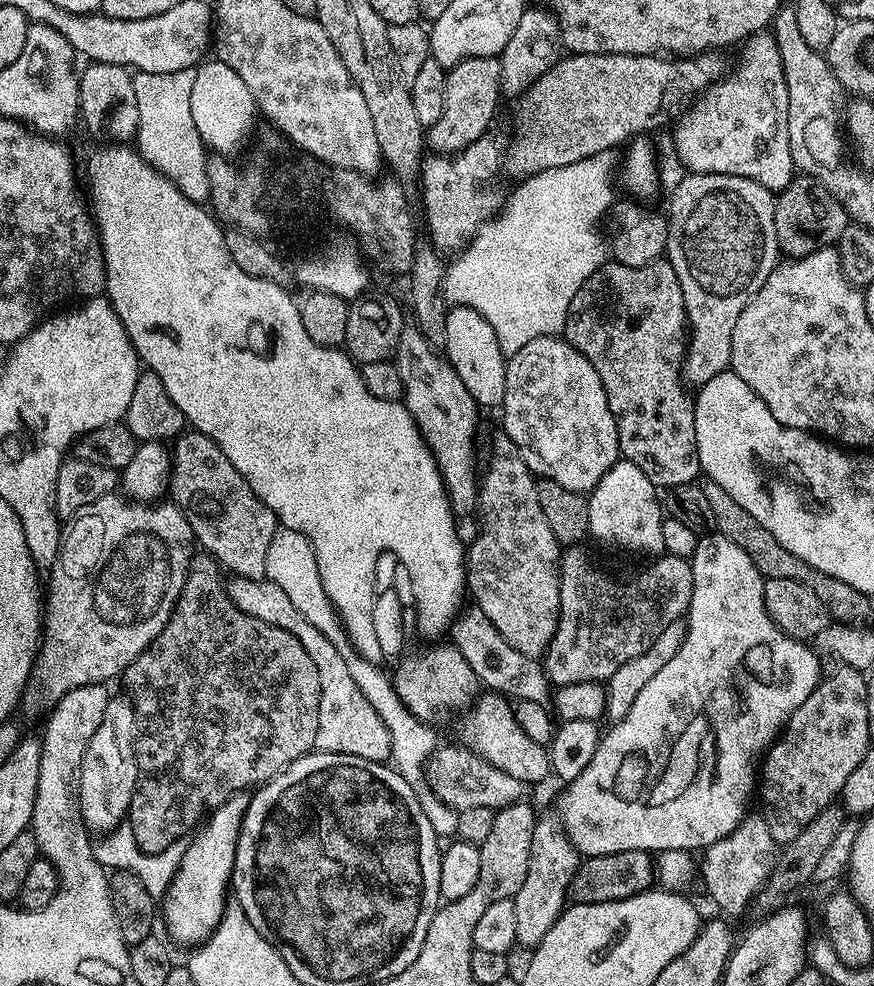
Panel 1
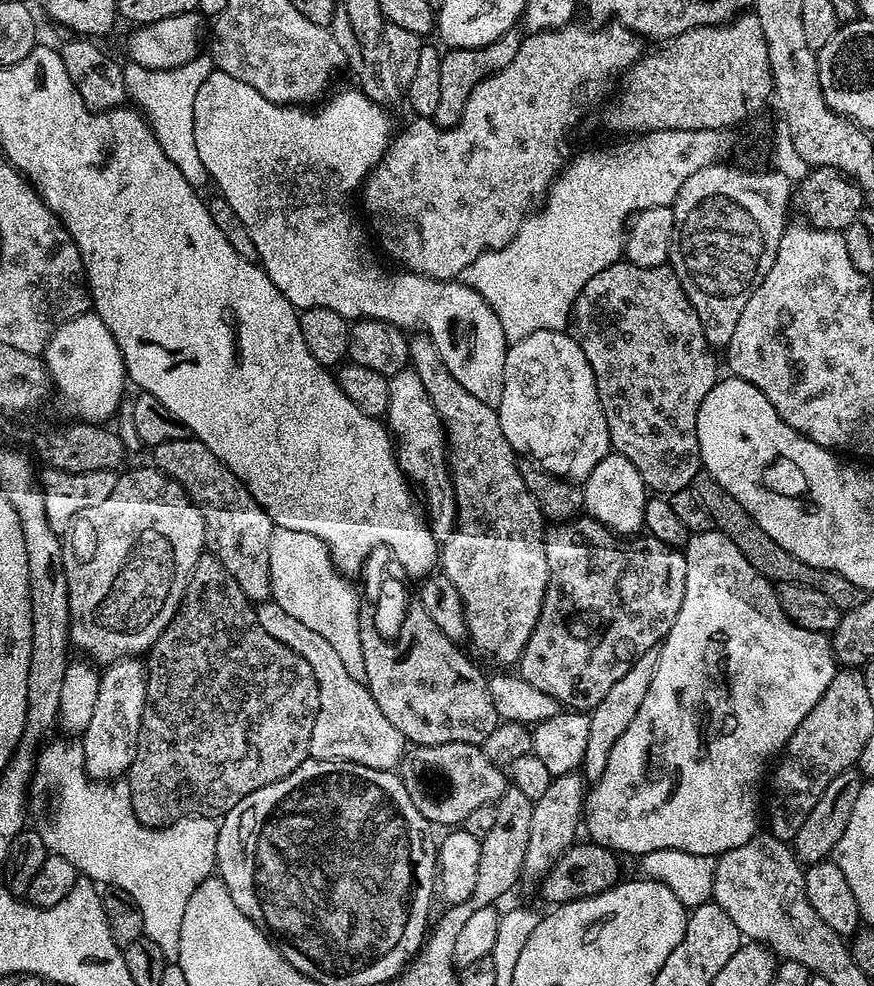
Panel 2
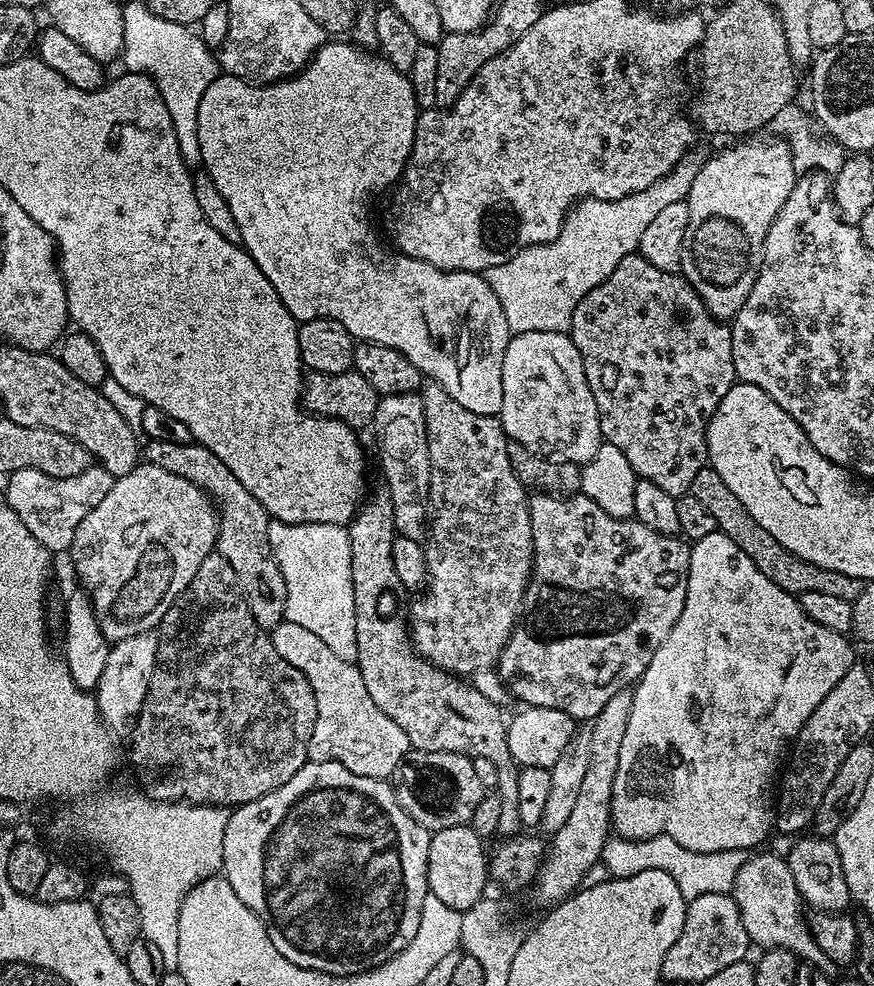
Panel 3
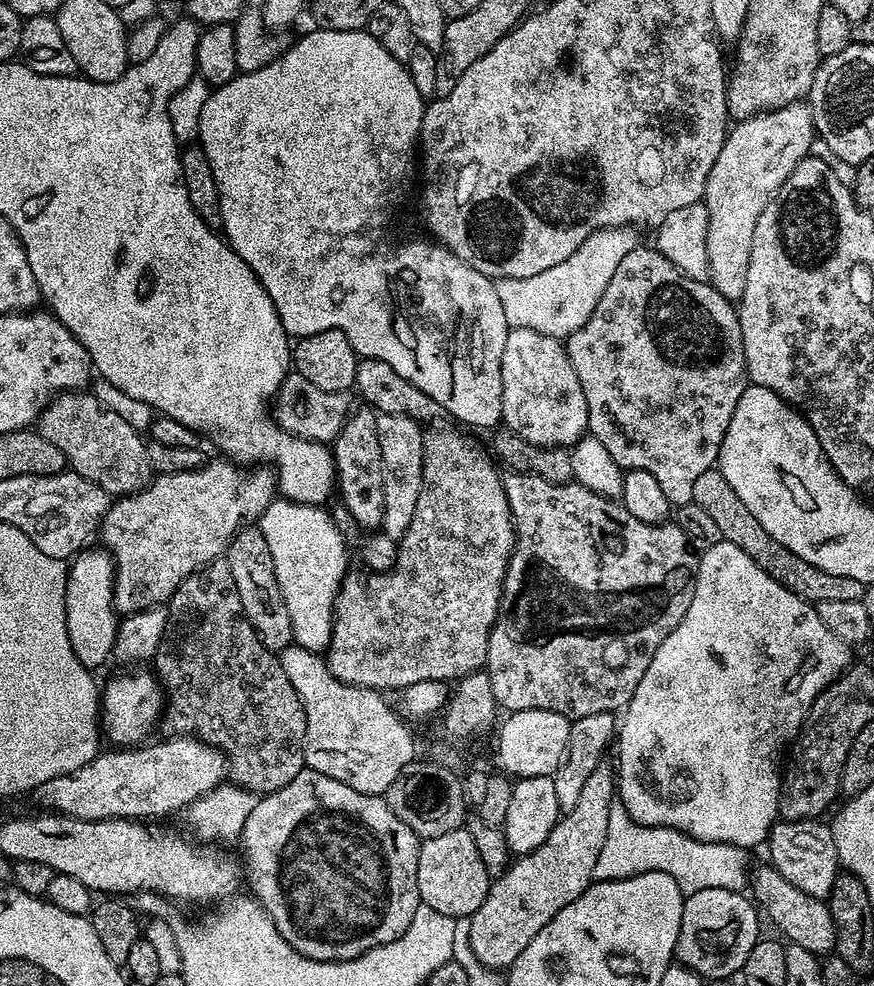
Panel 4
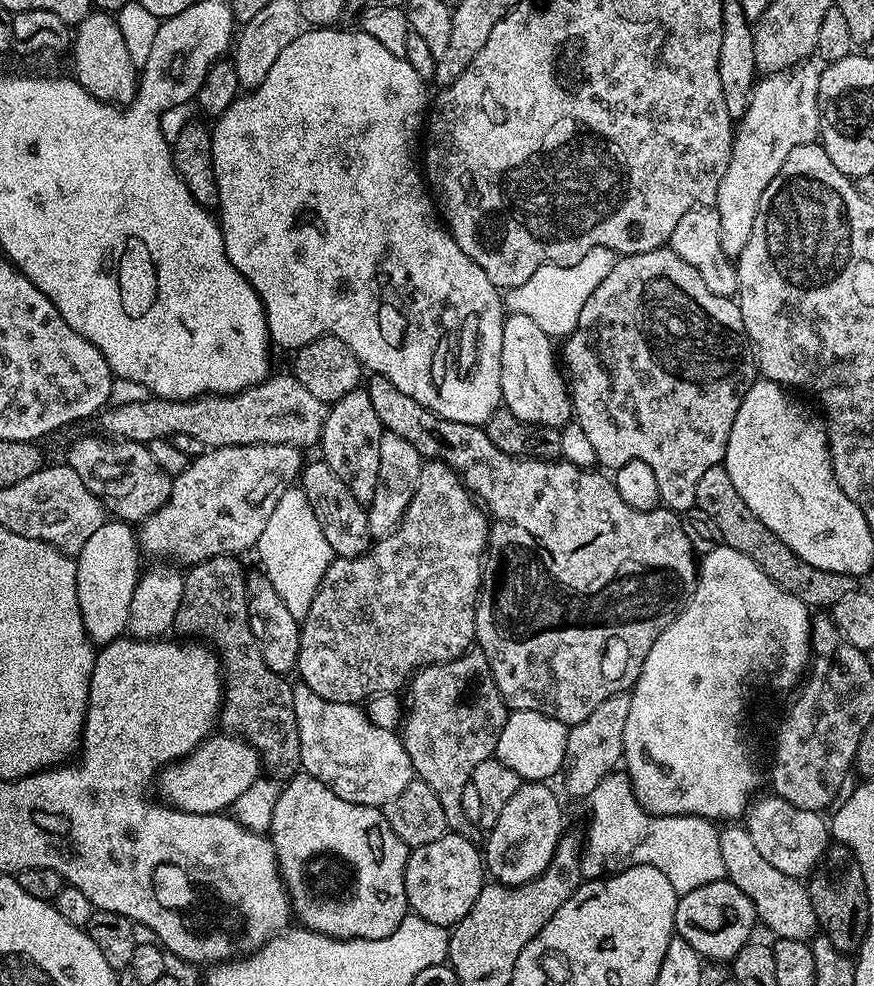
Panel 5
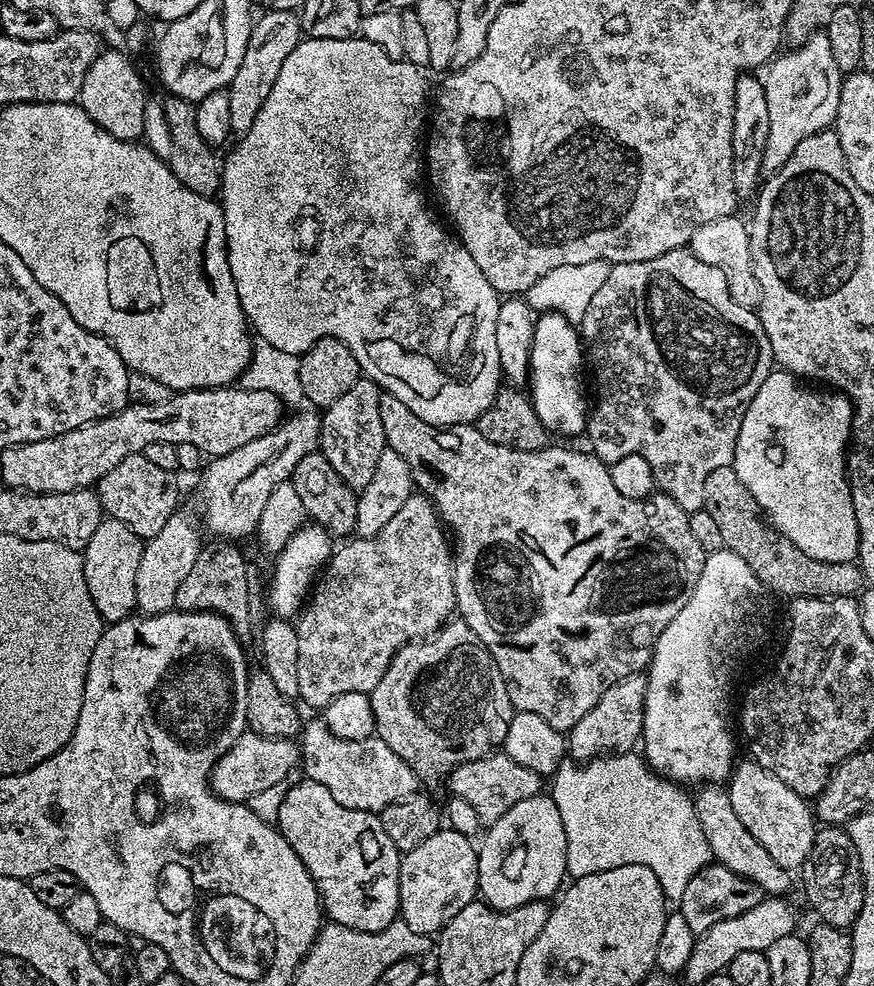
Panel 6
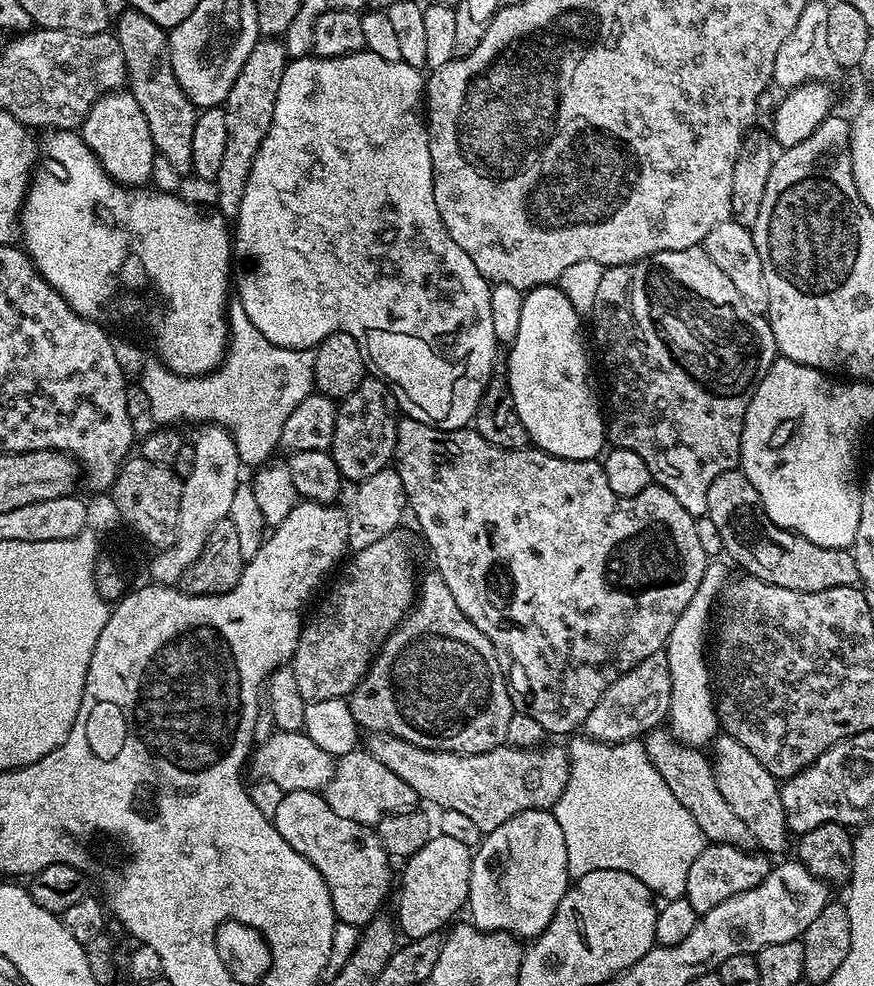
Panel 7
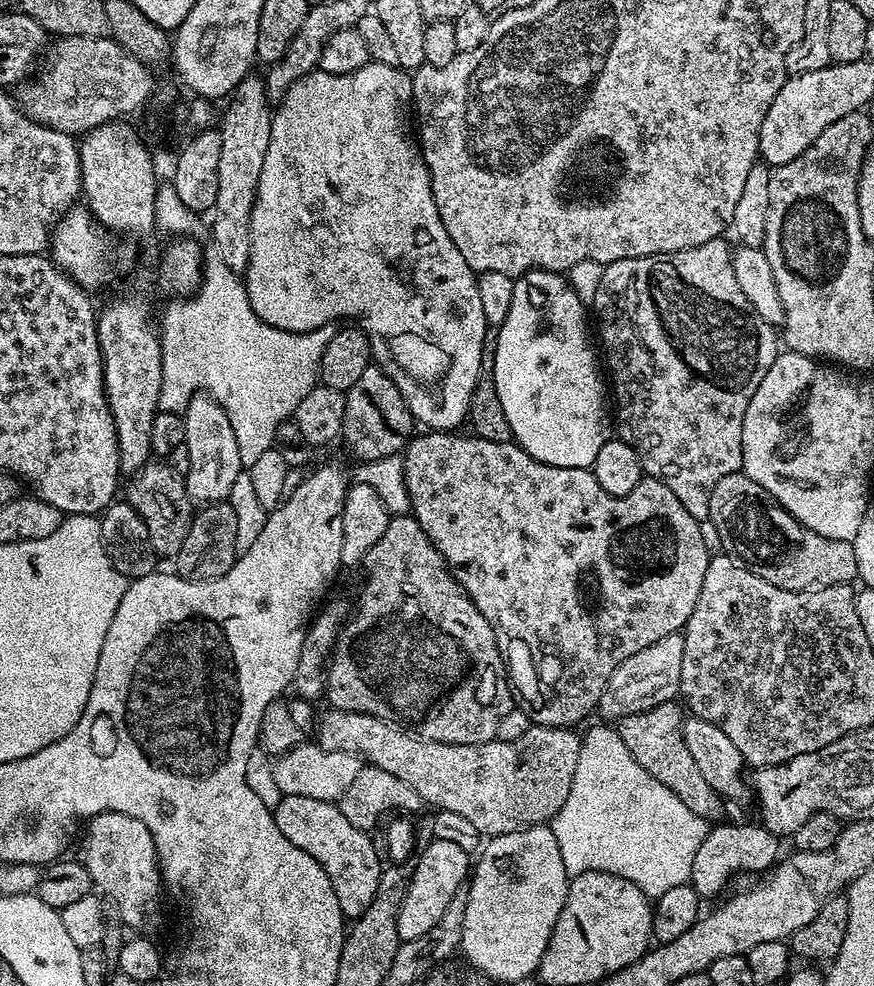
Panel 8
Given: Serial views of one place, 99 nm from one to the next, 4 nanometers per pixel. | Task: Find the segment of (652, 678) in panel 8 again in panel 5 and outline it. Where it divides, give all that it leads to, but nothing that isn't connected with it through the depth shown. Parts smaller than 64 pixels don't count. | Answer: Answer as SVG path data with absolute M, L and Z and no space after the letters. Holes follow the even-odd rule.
M619 692L594 709L594 714L582 722L571 725L566 738L566 758L562 769L564 788L572 796L587 798L594 786L611 772L617 771L624 758L626 718L630 715L631 695Z

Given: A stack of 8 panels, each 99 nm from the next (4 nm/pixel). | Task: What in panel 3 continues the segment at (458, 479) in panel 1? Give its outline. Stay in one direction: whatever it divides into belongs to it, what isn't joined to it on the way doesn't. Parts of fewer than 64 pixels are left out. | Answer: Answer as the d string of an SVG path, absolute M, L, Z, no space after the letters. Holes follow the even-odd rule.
M415 392L380 396L371 427L376 428L376 448L380 451L383 487L394 506L394 522L399 535L423 541L430 520L430 454L424 425L424 401Z

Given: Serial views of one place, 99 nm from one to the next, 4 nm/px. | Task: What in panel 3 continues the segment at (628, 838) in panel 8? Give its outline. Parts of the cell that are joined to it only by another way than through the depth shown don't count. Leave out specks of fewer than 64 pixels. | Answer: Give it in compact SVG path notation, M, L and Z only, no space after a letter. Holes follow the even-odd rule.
M613 835L606 842L600 859L609 877L621 880L634 874L642 874L642 870L663 870L674 878L678 890L682 890L685 902L694 898L702 898L702 894L731 893L736 872L744 865L745 853L739 852L739 847L726 846L717 852L699 852L686 850L686 846L678 846L674 838L655 836L645 840L623 840L621 836Z

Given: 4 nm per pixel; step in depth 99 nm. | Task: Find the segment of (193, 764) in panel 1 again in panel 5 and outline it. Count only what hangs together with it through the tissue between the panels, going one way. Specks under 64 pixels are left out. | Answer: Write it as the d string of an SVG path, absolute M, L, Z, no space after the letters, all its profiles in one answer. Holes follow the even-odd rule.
M215 556L206 558L200 564L191 565L184 577L182 602L178 606L178 614L174 625L181 637L195 638L211 646L218 653L224 673L224 703L220 710L219 723L231 730L241 740L260 755L260 763L268 768L273 777L291 778L301 771L300 767L300 735L298 734L298 718L294 714L293 685L287 684L281 673L270 670L266 666L266 658L262 658L262 650L258 646L258 638L254 638L254 630L250 630L250 614L248 613L248 577L246 568L239 564L236 556Z

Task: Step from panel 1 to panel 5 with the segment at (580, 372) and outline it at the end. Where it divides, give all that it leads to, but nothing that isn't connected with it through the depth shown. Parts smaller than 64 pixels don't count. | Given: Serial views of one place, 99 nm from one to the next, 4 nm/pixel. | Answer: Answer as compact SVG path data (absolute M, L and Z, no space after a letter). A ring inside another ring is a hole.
M526 314L505 315L502 326L502 394L503 407L527 424L557 430L573 419L569 385L558 363L558 352L552 349L553 337L547 336Z

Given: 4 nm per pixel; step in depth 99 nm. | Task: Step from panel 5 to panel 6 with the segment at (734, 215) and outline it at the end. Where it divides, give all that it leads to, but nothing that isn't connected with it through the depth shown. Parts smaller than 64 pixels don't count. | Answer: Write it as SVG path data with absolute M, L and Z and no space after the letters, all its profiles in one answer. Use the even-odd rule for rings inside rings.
M827 31L816 32L809 40L787 50L789 52L781 51L767 65L768 73L763 73L762 76L766 90L766 111L770 113L770 130L762 165L763 171L768 174L778 171L787 162L802 138L831 129L835 125L840 97L842 73L834 62L834 54L830 54Z

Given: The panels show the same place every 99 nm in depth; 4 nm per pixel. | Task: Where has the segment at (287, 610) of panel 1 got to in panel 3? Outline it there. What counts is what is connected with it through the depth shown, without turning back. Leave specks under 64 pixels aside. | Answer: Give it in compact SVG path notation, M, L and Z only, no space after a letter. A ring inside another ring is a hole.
M283 619L278 626L270 629L270 635L274 642L274 650L278 650L278 654L282 654L286 662L290 662L290 666L302 670L302 674L306 674L306 682L310 682L314 690L316 721L308 747L309 761L338 762L346 766L346 770L354 770L354 774L362 774L366 778L382 780L391 777L408 755L410 745L406 734L402 734L402 726L386 718L386 714L382 714L382 710L374 706L374 698L370 698L370 693L366 691L366 682L362 682L362 674L355 663L338 658L338 654L334 654L334 650L330 650L330 646L326 646L322 638L318 638L311 630L306 630L306 626L298 626L298 622Z

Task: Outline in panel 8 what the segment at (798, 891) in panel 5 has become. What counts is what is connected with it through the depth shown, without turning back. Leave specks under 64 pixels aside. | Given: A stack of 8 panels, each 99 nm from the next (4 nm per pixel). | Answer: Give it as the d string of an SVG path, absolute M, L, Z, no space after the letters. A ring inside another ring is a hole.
M667 700L650 710L630 714L618 721L615 725L616 732L622 738L626 750L630 750L630 754L638 762L638 766L642 766L642 770L646 770L654 778L658 778L662 786L678 794L678 798L682 798L682 802L686 802L686 806L690 806L694 814L704 817L709 822L719 821L723 817L720 815L726 807L725 801L720 793L714 790L714 786L706 782L706 777L695 765L690 750L686 750L686 742L681 732L682 715L680 716L679 707L681 708L681 705L676 700Z

